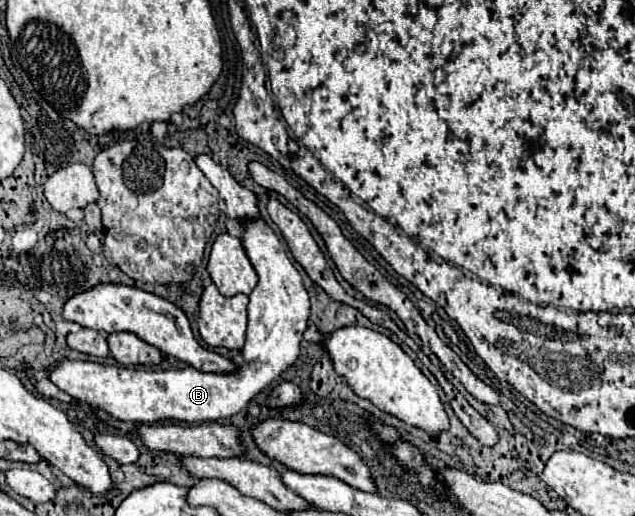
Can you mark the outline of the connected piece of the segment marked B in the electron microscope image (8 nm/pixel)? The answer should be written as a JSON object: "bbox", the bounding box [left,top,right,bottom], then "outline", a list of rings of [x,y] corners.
{"bbox":[48,153,310,423],"outline":[[[202,153],[194,157],[198,169],[210,179],[210,183],[220,193],[220,209],[232,219],[240,221],[242,227],[242,247],[258,273],[258,285],[250,293],[248,303],[248,331],[246,343],[242,347],[244,365],[234,375],[208,375],[194,367],[182,371],[150,371],[150,369],[128,369],[128,367],[108,367],[94,361],[56,361],[54,369],[48,371],[48,379],[92,409],[104,411],[120,421],[128,423],[156,423],[162,419],[176,419],[184,423],[206,423],[224,417],[232,417],[242,411],[248,401],[260,393],[268,383],[272,383],[286,367],[290,367],[298,353],[302,333],[308,327],[310,301],[304,289],[302,277],[288,259],[276,233],[258,217],[256,195],[242,187],[226,167],[214,161],[210,155]]]}

